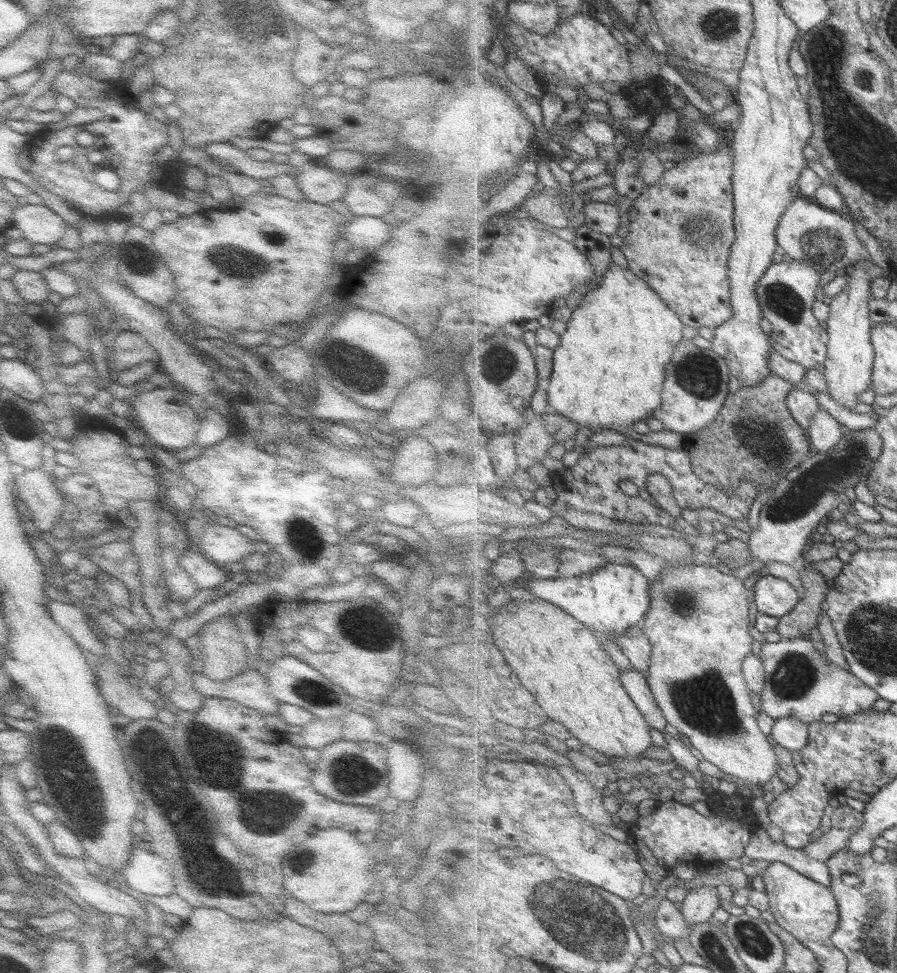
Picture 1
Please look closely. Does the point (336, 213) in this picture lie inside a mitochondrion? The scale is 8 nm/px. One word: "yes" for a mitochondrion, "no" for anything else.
no

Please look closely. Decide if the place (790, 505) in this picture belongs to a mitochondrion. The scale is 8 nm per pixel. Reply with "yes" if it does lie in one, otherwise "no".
yes

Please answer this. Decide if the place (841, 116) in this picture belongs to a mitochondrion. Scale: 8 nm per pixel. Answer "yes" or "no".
yes

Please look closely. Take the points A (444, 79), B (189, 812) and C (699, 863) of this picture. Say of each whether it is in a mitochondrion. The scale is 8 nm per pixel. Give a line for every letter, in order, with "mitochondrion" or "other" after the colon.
A: other
B: other
C: other

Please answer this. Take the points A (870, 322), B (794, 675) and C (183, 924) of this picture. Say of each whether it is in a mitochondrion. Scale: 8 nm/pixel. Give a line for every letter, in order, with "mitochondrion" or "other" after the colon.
A: other
B: mitochondrion
C: other

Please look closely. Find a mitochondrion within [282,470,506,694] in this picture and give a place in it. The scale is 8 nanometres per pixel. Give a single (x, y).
(301, 526)

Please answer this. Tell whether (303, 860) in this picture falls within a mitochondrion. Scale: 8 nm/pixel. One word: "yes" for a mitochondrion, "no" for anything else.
yes

